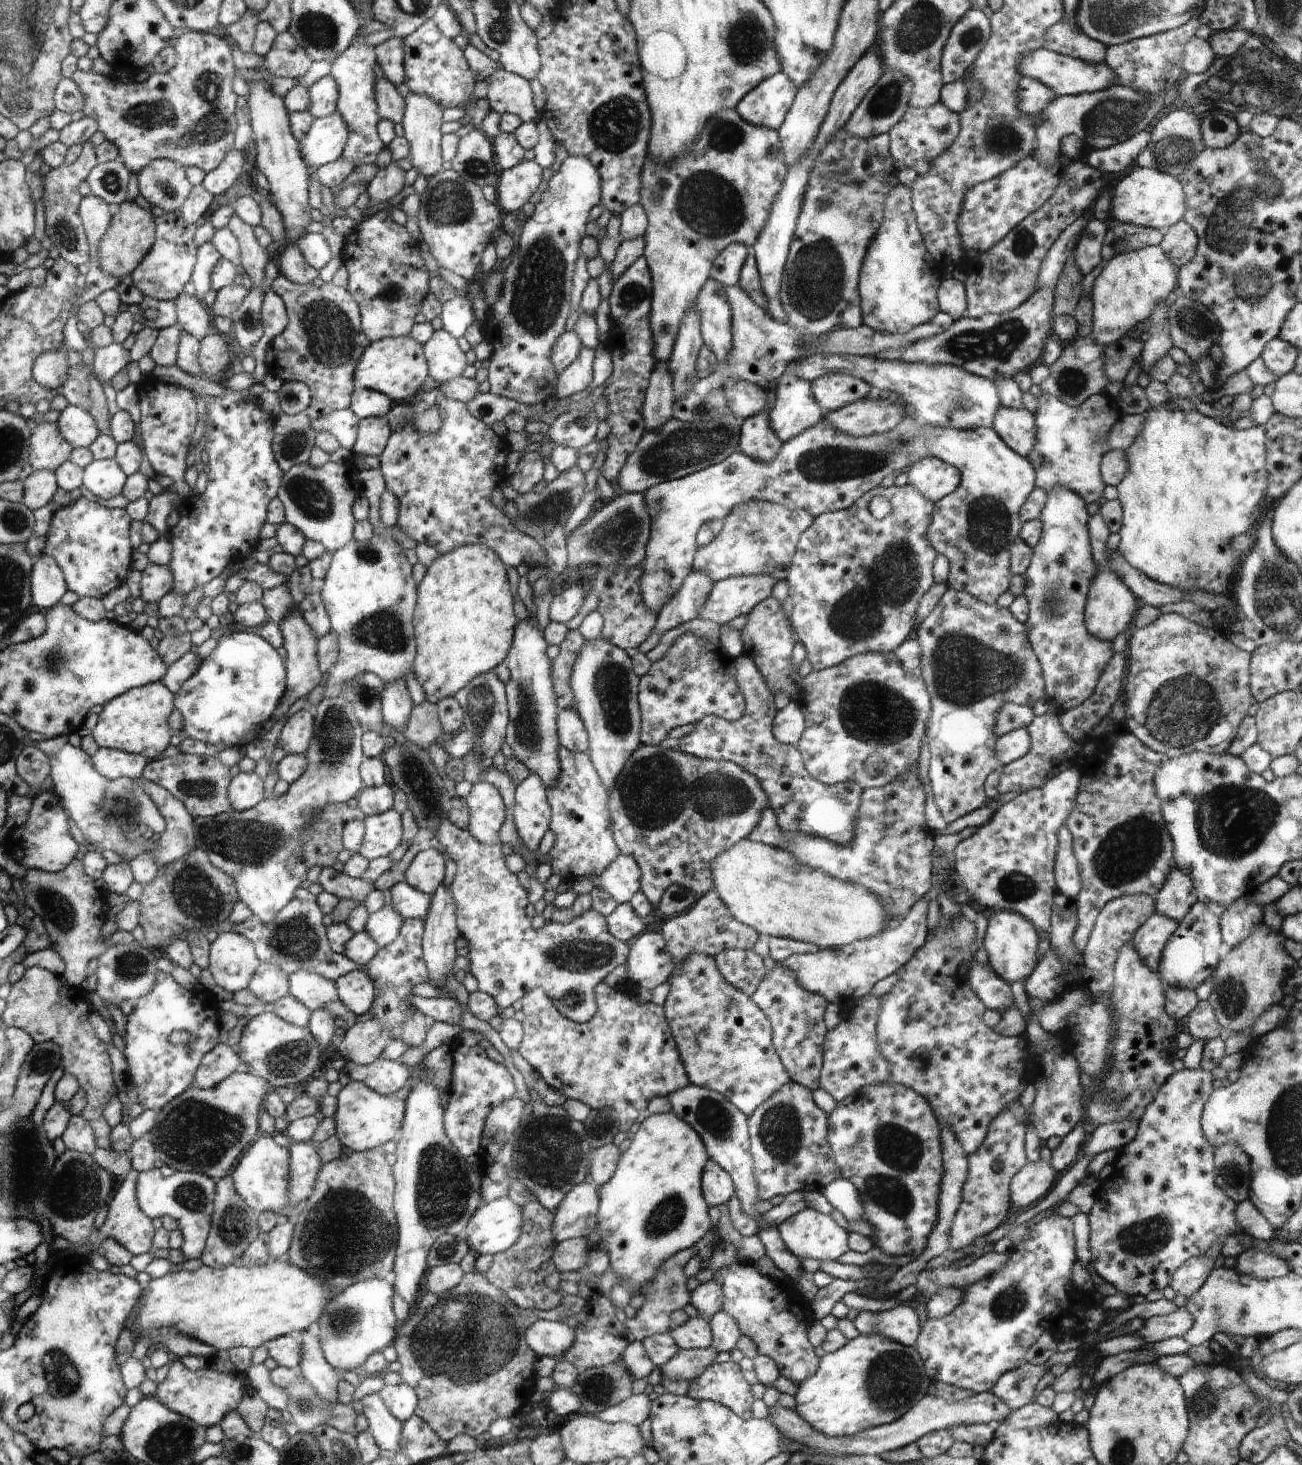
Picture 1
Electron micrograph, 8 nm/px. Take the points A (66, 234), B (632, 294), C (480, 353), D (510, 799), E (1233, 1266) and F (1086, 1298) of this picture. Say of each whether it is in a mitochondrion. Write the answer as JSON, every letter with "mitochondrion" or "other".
{"A":"mitochondrion","B":"mitochondrion","C":"other","D":"other","E":"other","F":"other"}

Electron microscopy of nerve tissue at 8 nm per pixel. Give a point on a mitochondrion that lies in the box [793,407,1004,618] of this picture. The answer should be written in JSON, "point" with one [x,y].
{"point":[825,464]}

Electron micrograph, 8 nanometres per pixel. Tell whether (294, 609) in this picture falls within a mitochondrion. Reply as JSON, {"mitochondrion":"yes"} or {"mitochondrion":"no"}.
{"mitochondrion":"no"}

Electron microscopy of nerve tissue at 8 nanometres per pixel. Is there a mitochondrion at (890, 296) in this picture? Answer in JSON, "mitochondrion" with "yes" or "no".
{"mitochondrion":"no"}

